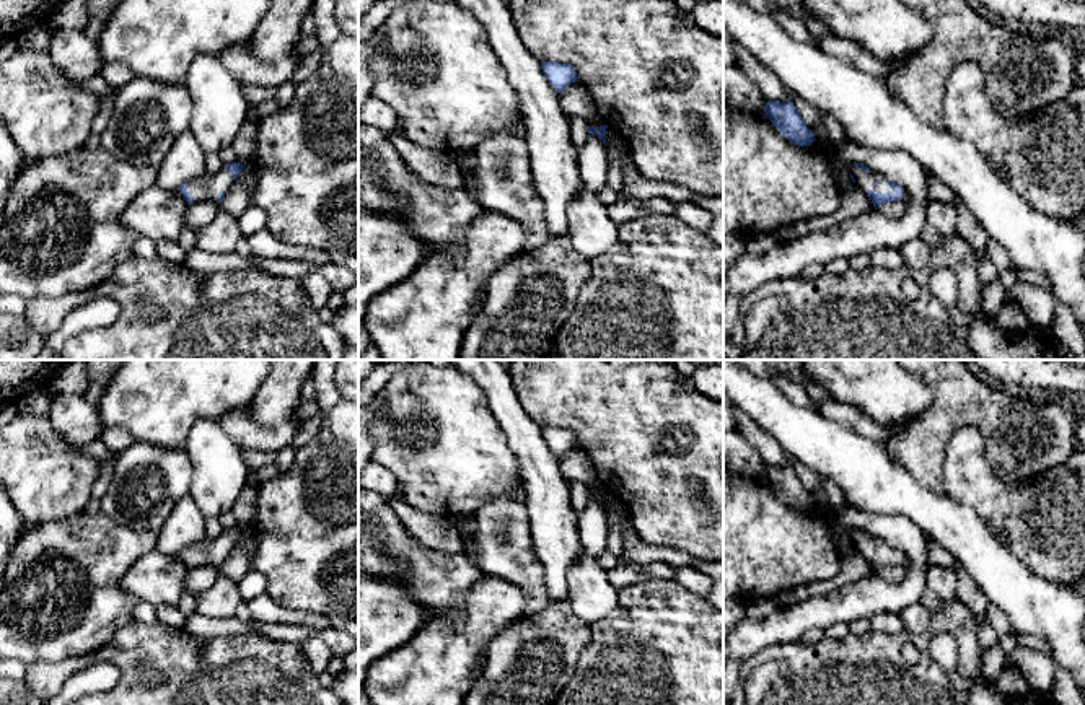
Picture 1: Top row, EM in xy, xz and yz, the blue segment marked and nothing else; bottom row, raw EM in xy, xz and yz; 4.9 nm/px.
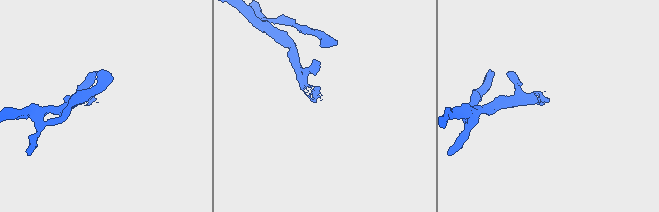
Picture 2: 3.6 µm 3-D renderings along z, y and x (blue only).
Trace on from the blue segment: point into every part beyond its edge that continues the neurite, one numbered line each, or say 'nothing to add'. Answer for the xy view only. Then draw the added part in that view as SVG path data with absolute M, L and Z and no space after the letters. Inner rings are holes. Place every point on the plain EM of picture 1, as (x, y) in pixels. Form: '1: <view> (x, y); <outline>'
1: xy (206, 552); M222 532L213 541L200 541L189 547L187 557L191 558L194 567L210 565L217 567L220 557L228 557L233 550L235 544L228 532Z

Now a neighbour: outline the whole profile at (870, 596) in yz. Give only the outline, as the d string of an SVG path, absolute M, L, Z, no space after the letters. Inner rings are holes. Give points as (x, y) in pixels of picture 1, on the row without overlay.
M846 506L834 515L847 531L862 528L890 547L898 547L909 558L901 583L888 583L875 571L834 593L821 594L787 607L777 607L762 620L745 617L723 638L723 666L731 659L748 659L762 648L779 643L797 643L811 628L826 628L836 622L850 624L881 612L899 614L920 602L925 593L929 554L925 534L903 515L872 515Z

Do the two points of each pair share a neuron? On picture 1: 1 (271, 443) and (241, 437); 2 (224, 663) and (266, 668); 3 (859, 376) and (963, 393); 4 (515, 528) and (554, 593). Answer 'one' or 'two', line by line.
1: one
2: one
3: two
4: two

